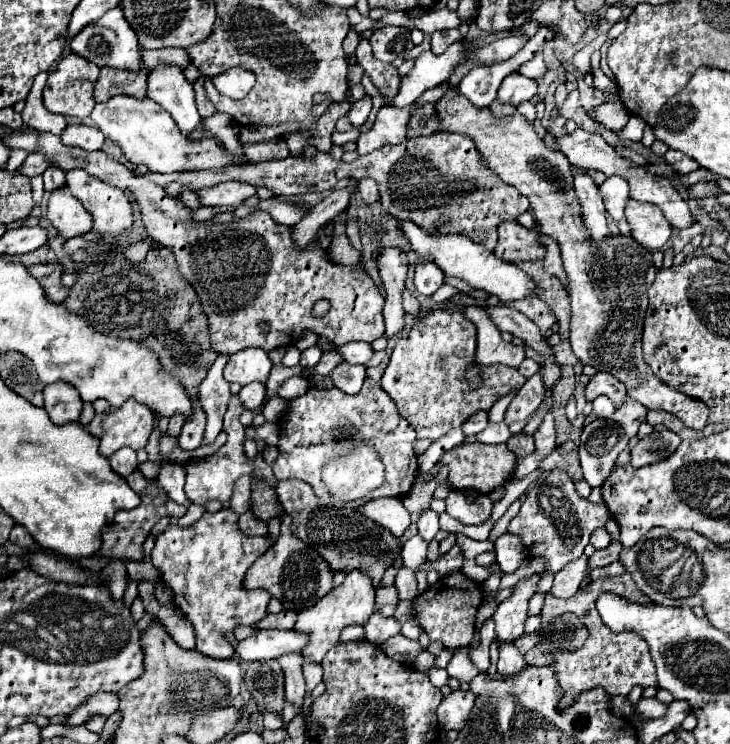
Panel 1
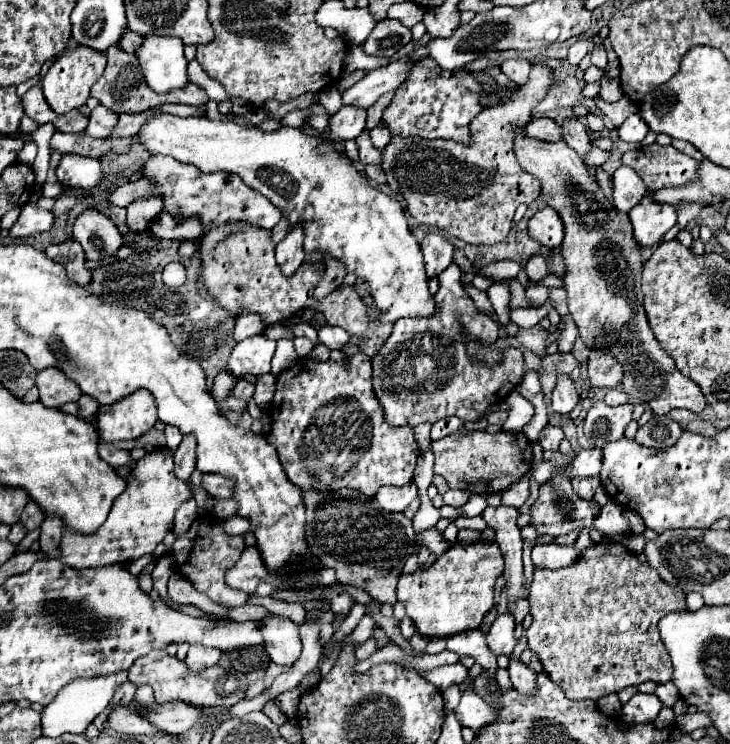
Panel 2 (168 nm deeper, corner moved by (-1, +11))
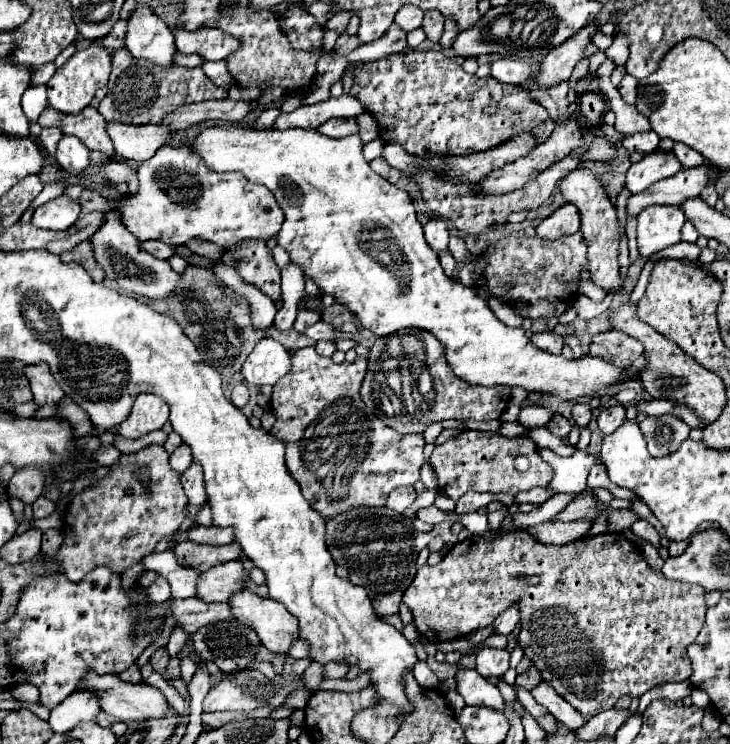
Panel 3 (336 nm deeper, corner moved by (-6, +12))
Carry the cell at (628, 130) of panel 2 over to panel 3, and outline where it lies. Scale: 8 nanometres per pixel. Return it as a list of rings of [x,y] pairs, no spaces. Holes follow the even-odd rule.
[[[648,130],[648,132],[636,132],[636,134],[630,134],[630,136],[624,136],[622,140],[622,146],[628,150],[628,152],[654,152],[658,148],[658,142],[660,142],[660,136],[654,132],[654,130]]]

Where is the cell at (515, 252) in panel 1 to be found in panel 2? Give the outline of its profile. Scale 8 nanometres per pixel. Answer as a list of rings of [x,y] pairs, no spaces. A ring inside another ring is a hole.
[[[545,207],[535,213],[529,221],[529,237],[547,249],[559,247],[563,243],[563,221],[555,209]]]

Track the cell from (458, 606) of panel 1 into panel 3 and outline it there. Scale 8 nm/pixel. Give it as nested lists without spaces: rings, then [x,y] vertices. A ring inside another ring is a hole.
[[[514,528],[512,532],[490,530],[480,536],[468,536],[454,544],[440,564],[418,568],[412,584],[404,592],[404,604],[410,608],[418,632],[438,644],[462,638],[472,630],[492,624],[512,600],[520,602],[520,644],[524,654],[542,672],[544,682],[548,682],[578,712],[590,718],[612,708],[624,694],[636,698],[658,684],[688,680],[692,666],[686,656],[686,646],[696,640],[704,624],[704,594],[706,590],[698,584],[668,580],[662,572],[652,570],[640,548],[630,540],[626,542],[624,538],[620,540],[612,534],[604,534],[580,538],[564,546],[542,546],[528,534],[528,530]],[[520,574],[538,576],[538,584],[528,586],[516,582]],[[558,578],[564,580],[562,588],[556,588]]]

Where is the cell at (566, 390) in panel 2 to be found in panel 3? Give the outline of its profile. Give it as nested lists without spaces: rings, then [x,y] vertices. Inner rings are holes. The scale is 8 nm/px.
[[[576,402],[574,408],[572,408],[572,418],[578,426],[586,426],[592,418],[592,412],[590,412],[590,406],[584,404],[584,402]]]

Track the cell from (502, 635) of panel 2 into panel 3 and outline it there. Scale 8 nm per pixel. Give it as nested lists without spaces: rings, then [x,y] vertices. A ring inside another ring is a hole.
[[[482,646],[476,654],[476,670],[480,676],[502,676],[508,670],[510,652]]]

